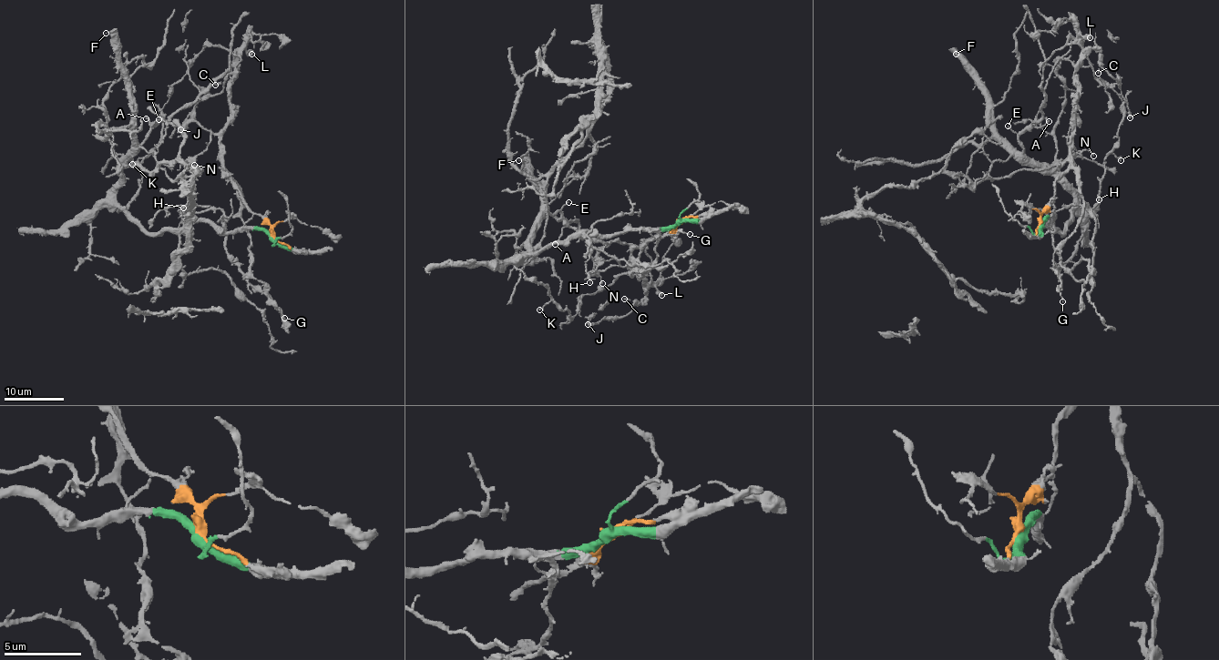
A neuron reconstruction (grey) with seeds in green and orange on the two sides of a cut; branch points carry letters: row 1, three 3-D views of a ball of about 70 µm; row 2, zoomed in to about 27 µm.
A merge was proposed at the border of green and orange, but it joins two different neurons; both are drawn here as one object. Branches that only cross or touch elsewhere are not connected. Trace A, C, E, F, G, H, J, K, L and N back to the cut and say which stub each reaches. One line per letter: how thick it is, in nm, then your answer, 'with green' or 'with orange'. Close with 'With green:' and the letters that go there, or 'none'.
A: 200 nm | with green
C: 180 nm | with orange
E: 130 nm | with green
F: 60 nm | with green
G: 120 nm | with orange
H: 110 nm | with green
J: 400 nm | with orange
K: 190 nm | with green
L: 460 nm | with orange
N: 120 nm | with orange
With green: A, E, F, H, K

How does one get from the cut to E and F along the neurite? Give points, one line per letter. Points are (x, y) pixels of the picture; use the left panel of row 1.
E: (272, 237), (261, 230), (217, 232), (200, 220), (148, 232), (132, 217), (116, 199), (119, 170), (158, 119)
F: (272, 237), (217, 232), (200, 220), (148, 232), (116, 199), (132, 119), (119, 43), (106, 33)

